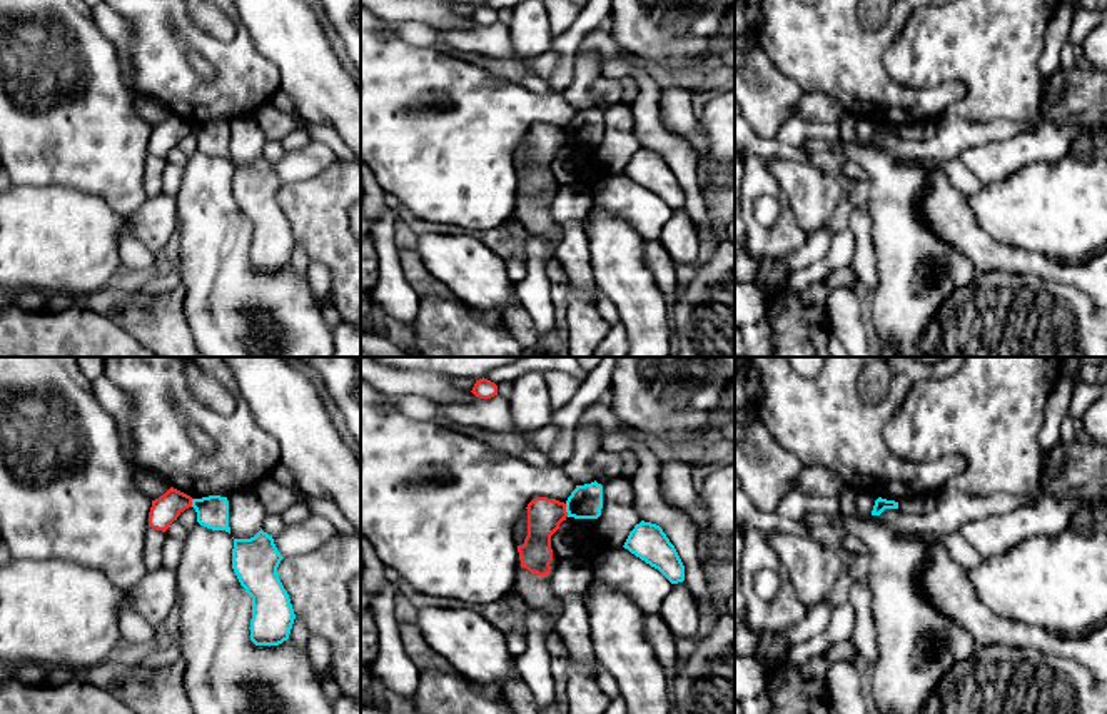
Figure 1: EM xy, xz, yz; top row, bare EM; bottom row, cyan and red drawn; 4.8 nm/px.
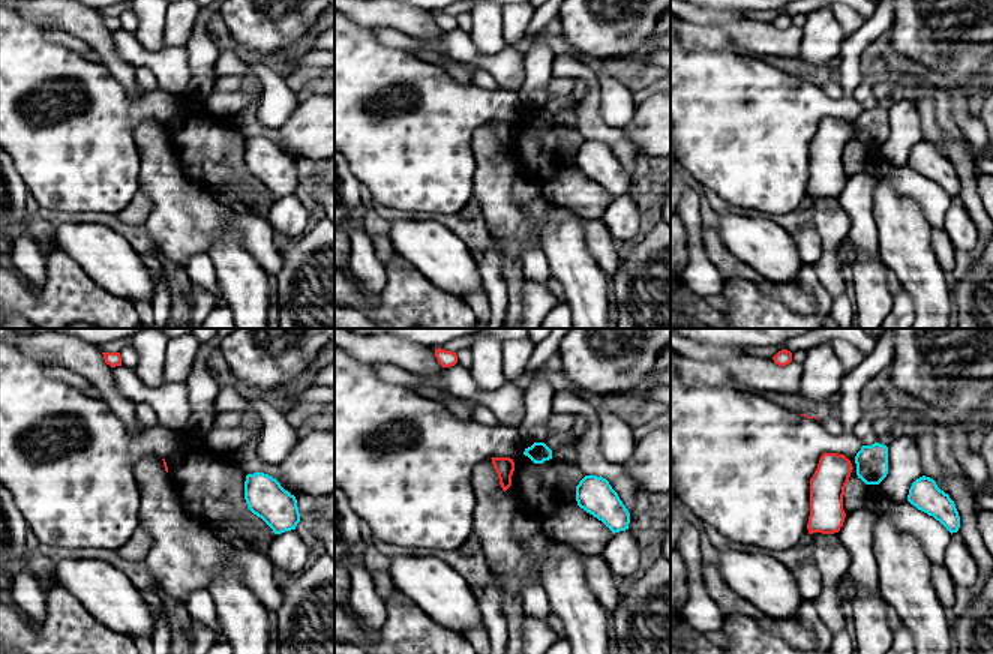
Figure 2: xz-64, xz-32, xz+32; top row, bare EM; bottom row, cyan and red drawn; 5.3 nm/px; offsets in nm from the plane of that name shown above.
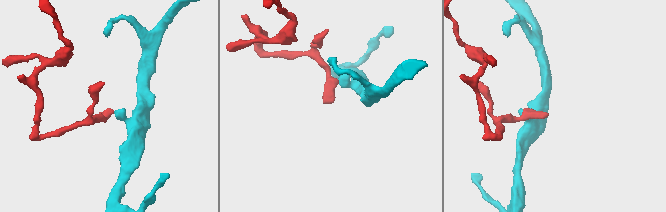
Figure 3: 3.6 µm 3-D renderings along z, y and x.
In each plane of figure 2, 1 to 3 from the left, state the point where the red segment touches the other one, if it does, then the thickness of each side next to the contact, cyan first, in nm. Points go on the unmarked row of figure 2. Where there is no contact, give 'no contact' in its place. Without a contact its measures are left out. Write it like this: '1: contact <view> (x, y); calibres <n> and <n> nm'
1: no contact
2: no contact
3: no contact

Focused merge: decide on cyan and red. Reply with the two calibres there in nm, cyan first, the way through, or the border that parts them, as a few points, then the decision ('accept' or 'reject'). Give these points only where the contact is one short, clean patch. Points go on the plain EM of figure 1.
calibres 160 and 160 nm; border xz (565, 130), (568, 142); reject

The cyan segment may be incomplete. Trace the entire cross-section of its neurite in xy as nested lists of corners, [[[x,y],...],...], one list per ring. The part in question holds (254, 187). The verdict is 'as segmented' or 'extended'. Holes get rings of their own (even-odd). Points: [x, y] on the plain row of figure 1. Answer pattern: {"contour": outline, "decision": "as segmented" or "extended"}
{"contour": [[[262,155],[250,165],[234,165],[232,195],[252,224],[250,267],[279,272],[289,265],[296,240],[277,194],[284,184]]], "decision": "as segmented"}

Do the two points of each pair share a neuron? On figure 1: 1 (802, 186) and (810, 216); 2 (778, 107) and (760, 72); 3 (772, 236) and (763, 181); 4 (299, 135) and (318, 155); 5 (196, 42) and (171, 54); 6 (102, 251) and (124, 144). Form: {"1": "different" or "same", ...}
{"1": "same", "2": "same", "3": "same", "4": "different", "5": "same", "6": "different"}

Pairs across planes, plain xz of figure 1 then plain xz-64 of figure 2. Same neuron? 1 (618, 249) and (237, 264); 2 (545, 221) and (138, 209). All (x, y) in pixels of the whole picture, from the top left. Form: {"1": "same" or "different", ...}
{"1": "same", "2": "different"}

